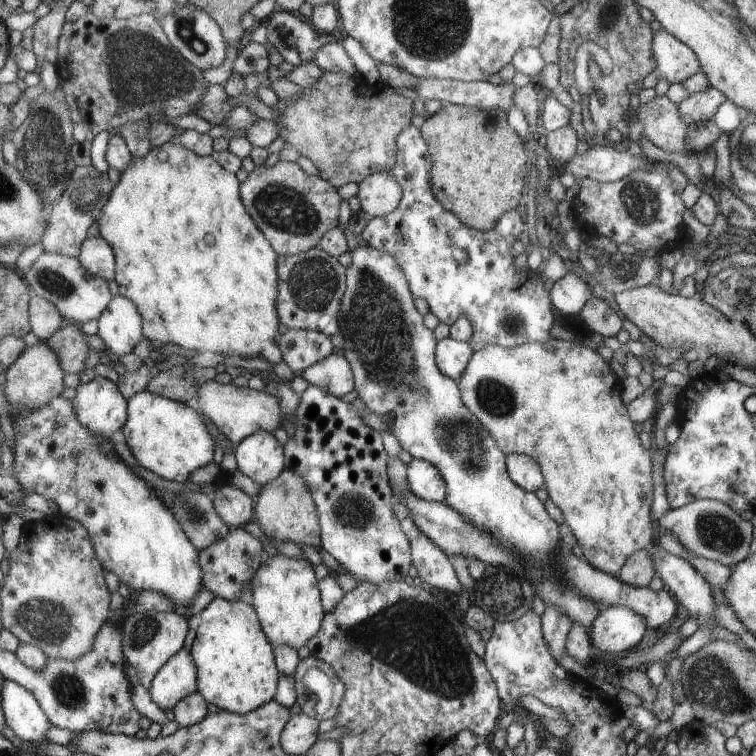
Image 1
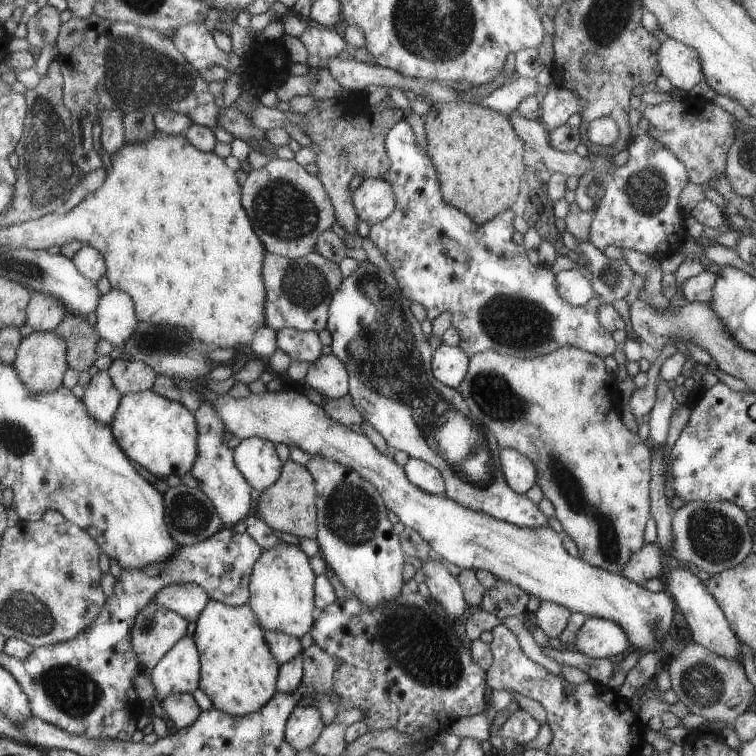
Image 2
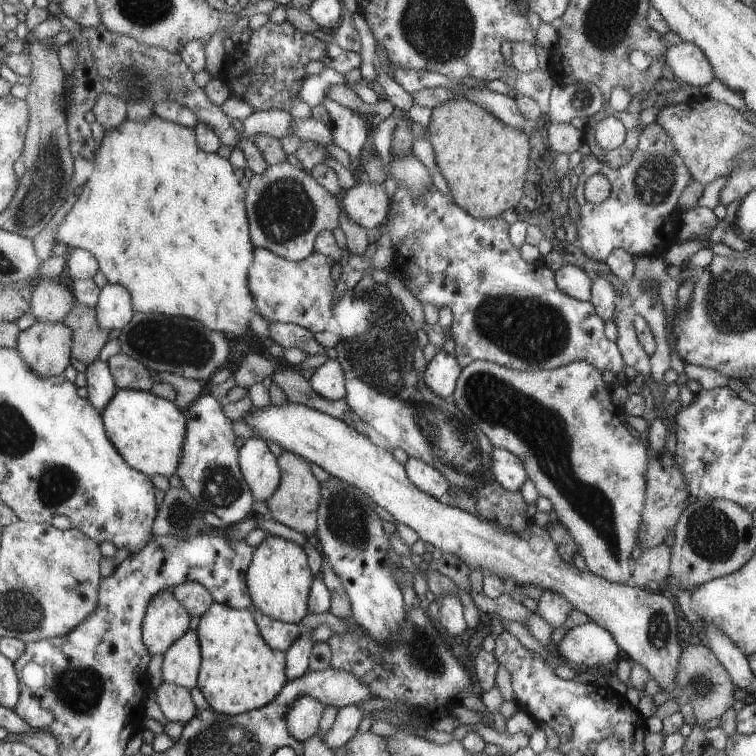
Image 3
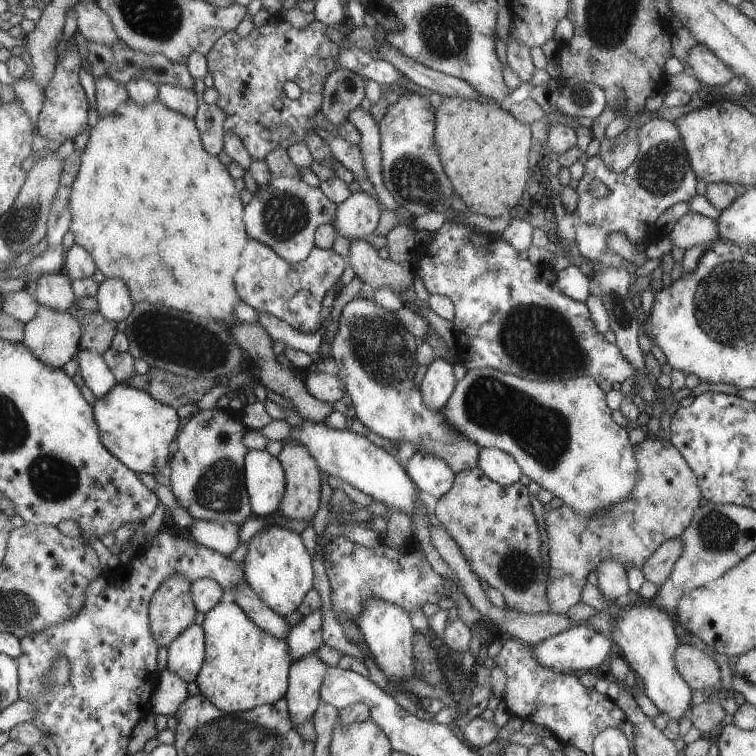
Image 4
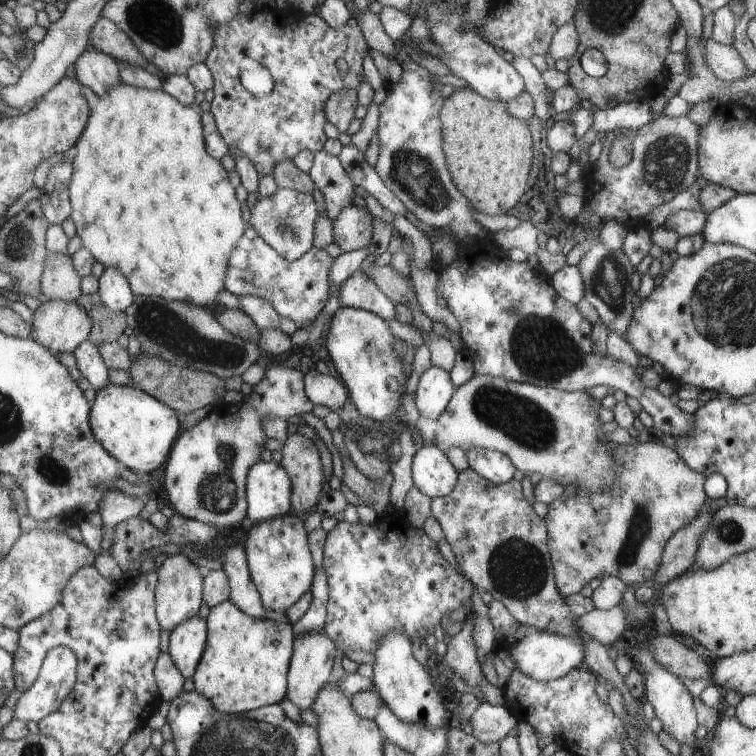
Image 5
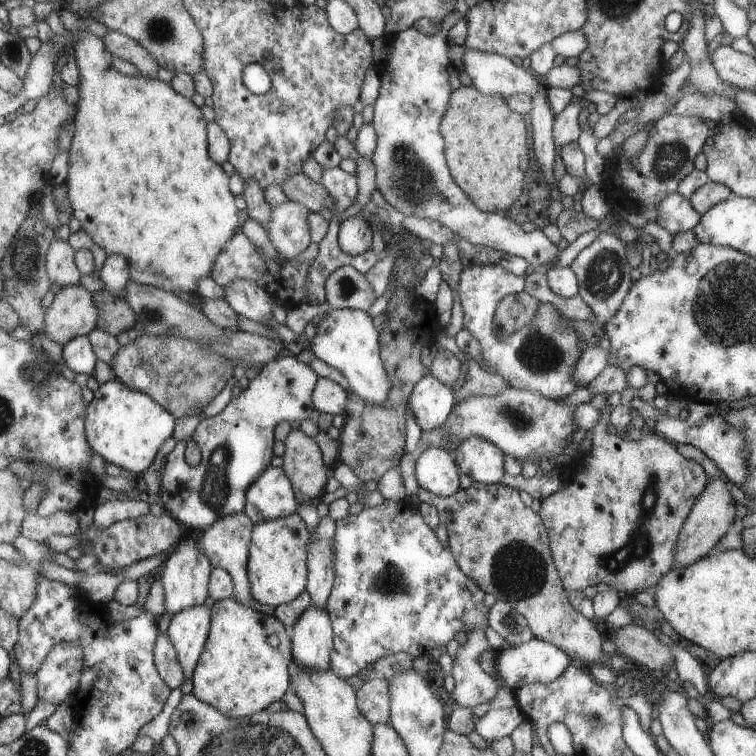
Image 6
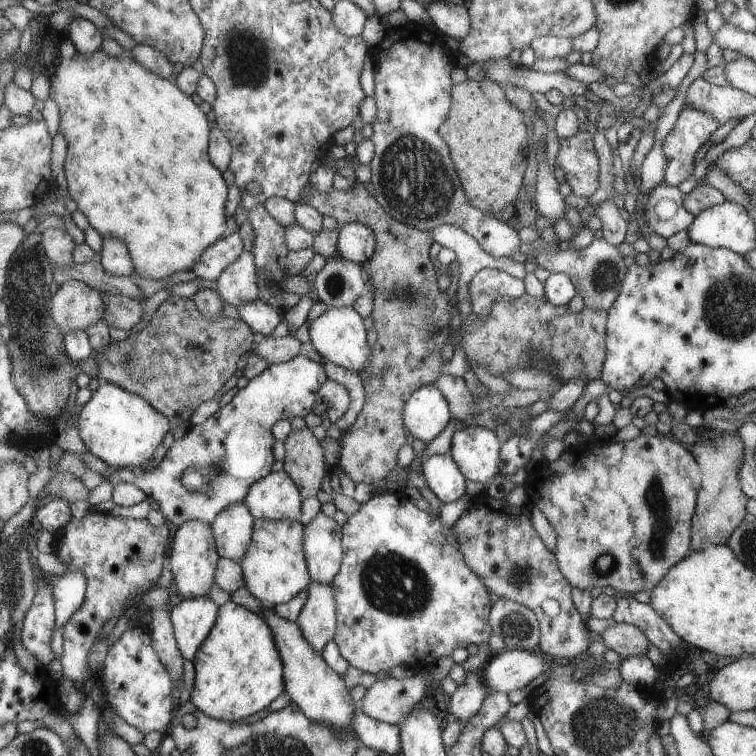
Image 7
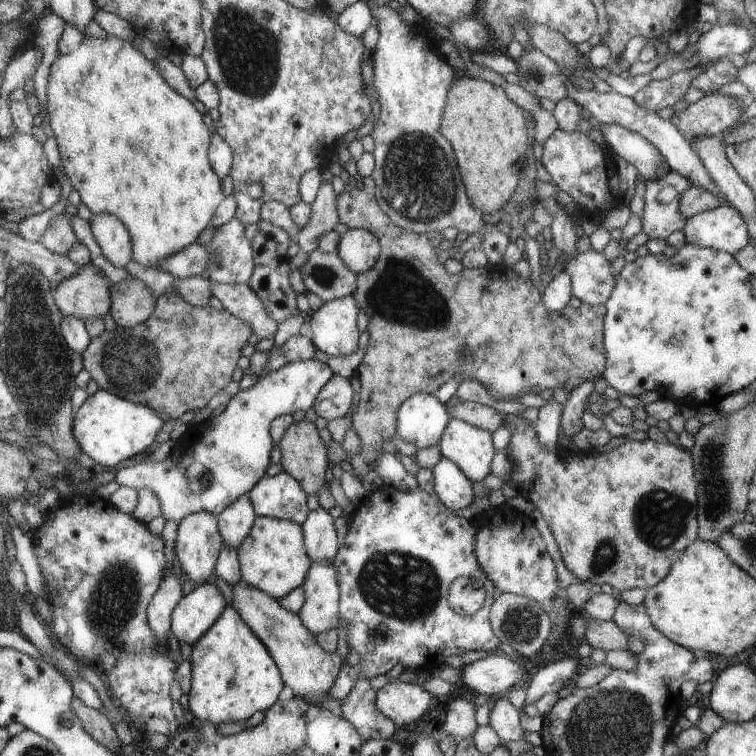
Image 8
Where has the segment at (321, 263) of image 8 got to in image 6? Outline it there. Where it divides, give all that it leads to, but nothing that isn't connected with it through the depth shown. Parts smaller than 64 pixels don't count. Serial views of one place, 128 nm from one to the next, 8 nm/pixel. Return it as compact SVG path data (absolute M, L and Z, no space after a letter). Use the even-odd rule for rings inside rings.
M351 265L337 267L326 278L325 294L331 309L357 309L367 313L376 299L370 280Z

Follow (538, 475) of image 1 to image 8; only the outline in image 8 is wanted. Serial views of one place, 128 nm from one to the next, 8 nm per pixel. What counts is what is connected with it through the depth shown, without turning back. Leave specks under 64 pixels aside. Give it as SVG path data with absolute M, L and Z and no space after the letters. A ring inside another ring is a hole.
M450 418L442 438L438 442L441 457L451 460L470 481L481 481L490 474L491 460L496 454L492 444L492 433L466 424L457 418Z

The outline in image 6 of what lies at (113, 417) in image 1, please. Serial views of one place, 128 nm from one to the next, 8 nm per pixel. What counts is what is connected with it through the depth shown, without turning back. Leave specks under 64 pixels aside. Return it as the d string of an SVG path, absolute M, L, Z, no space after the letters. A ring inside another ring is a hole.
M87 335L68 340L62 346L62 359L74 374L83 373L87 376L92 376L92 370L98 362Z

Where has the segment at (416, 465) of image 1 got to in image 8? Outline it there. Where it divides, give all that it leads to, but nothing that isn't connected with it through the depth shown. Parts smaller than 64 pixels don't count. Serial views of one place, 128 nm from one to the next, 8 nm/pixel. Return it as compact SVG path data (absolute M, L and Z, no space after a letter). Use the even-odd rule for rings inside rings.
M439 458L430 472L433 478L433 494L449 511L466 508L473 502L475 496L471 489L472 482L451 460Z

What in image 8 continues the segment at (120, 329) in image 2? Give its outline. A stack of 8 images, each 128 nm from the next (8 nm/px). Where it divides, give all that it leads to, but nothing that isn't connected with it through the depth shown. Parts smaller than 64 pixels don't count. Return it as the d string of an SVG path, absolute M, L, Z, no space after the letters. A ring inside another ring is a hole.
M95 214L88 221L95 243L103 257L115 268L125 268L132 260L133 245L127 229L113 214Z

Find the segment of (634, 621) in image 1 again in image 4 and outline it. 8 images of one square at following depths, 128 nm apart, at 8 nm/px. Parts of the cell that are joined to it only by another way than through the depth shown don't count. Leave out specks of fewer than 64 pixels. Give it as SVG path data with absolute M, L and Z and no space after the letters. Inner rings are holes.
M575 625L530 646L530 654L543 668L551 669L556 673L571 673L571 670L589 670L600 666L601 660L611 650L612 643L611 640L585 625Z

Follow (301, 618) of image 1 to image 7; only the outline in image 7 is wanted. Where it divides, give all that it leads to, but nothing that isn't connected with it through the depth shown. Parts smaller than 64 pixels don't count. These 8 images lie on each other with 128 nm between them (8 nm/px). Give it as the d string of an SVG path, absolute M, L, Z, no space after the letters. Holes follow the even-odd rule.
M253 520L252 534L239 564L245 589L263 606L275 606L291 600L310 584L309 569L302 550L305 529L295 520Z

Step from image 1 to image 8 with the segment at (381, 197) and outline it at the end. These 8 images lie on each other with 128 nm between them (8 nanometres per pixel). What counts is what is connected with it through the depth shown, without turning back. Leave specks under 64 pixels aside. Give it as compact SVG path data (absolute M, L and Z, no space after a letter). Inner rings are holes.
M348 227L339 235L339 244L335 252L341 258L343 265L357 275L373 266L381 252L381 245L373 233Z

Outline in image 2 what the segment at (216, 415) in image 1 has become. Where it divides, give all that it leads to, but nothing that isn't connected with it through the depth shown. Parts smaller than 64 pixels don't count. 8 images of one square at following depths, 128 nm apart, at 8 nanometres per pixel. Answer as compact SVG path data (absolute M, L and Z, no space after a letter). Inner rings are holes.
M207 390L204 398L212 402L227 430L239 440L257 437L273 444L283 442L287 447L296 446L312 456L336 462L358 473L377 489L387 510L391 510L404 527L415 530L443 560L462 570L483 569L497 579L518 586L531 597L563 605L571 613L609 619L624 629L626 640L633 648L659 653L661 638L669 630L673 618L671 598L665 594L665 589L651 592L619 573L608 573L569 556L561 545L562 535L548 526L520 527L468 509L445 495L423 492L407 480L405 470L391 456L377 451L364 435L334 421L305 394L278 391L250 393L248 397L232 399Z

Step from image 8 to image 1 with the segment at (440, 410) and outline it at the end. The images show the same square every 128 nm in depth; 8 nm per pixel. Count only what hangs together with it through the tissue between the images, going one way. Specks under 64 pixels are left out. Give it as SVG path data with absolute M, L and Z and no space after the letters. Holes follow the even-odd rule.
M447 336L437 341L434 353L434 360L443 376L457 382L473 354L473 349L466 342L456 341Z

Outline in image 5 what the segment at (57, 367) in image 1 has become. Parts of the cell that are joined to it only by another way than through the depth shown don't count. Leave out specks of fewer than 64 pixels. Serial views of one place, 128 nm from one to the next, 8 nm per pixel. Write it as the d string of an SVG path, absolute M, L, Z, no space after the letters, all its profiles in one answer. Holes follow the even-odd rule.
M49 299L33 312L30 331L51 353L70 358L74 348L90 335L91 326L90 316L75 301Z

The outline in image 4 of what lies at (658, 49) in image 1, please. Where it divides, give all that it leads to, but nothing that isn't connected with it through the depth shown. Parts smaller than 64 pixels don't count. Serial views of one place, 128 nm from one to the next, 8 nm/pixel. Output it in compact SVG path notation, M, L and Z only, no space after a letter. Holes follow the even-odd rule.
M697 43L689 50L687 66L689 66L687 70L695 79L709 86L721 86L734 76L732 68L701 43Z

